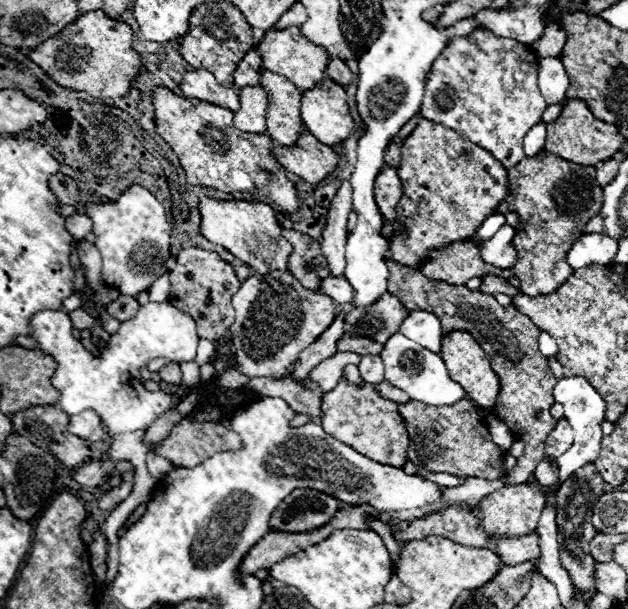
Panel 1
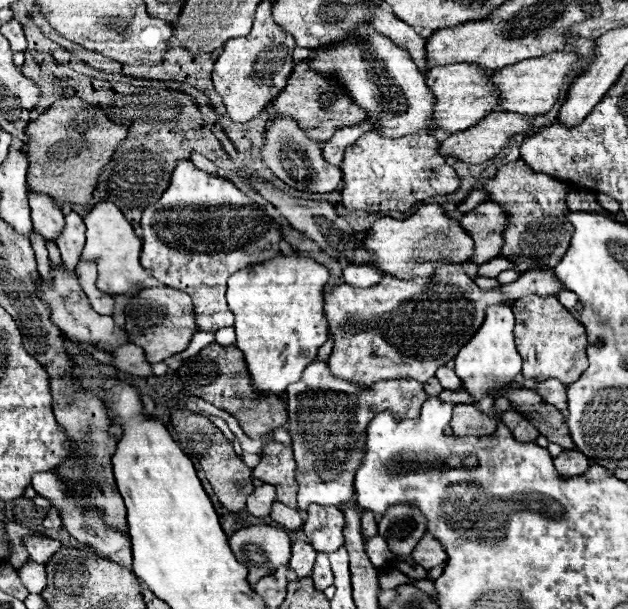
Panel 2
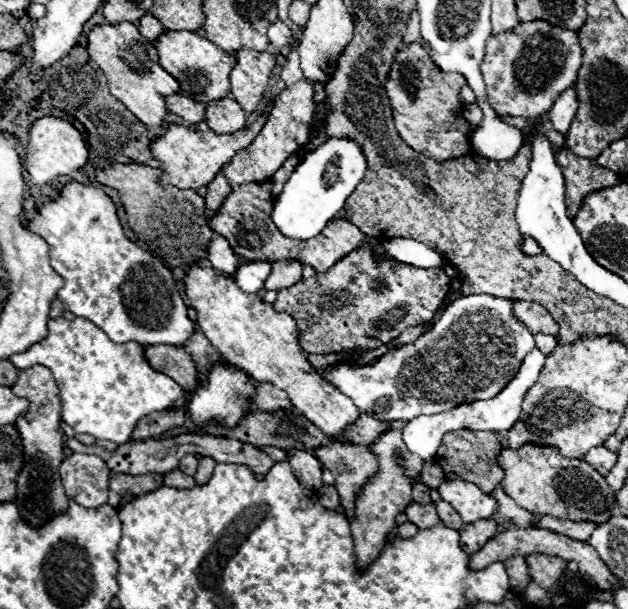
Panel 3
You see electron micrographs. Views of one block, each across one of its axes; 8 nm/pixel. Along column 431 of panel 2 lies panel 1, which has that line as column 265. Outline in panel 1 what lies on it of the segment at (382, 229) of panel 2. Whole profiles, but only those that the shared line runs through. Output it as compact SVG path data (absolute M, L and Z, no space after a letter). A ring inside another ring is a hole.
M200 200L202 214L202 236L214 244L224 246L230 254L238 256L244 264L254 268L258 274L268 274L270 270L288 270L288 258L292 254L290 242L282 236L282 226L276 220L274 210L262 202L242 202L242 200Z

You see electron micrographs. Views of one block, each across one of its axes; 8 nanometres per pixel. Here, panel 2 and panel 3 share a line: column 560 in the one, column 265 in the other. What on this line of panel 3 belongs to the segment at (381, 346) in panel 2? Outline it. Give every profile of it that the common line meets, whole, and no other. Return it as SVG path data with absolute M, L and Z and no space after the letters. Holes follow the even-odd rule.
M278 260L264 284L264 290L282 290L298 284L302 280L302 264L294 260Z

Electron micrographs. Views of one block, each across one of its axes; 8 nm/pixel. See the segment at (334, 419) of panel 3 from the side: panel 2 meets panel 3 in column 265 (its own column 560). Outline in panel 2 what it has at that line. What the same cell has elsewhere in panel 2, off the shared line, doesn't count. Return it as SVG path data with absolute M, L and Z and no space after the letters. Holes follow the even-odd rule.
M524 296L512 302L516 316L516 346L524 360L522 374L530 380L556 378L562 384L572 384L588 368L586 358L586 330L584 326L558 302L556 296Z

